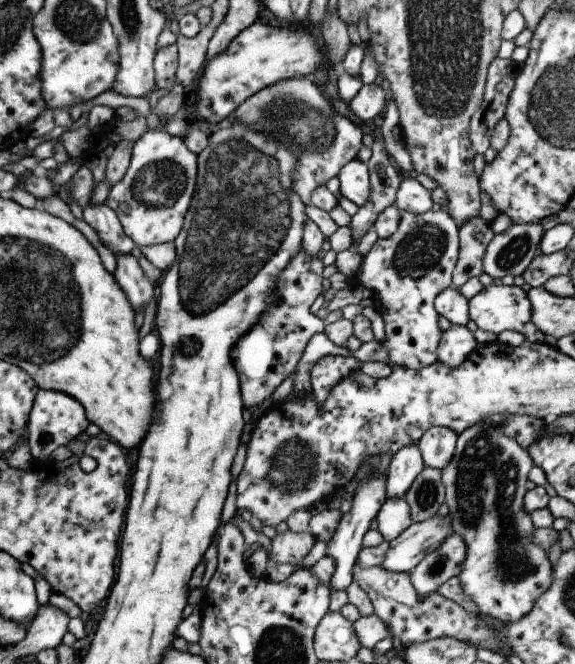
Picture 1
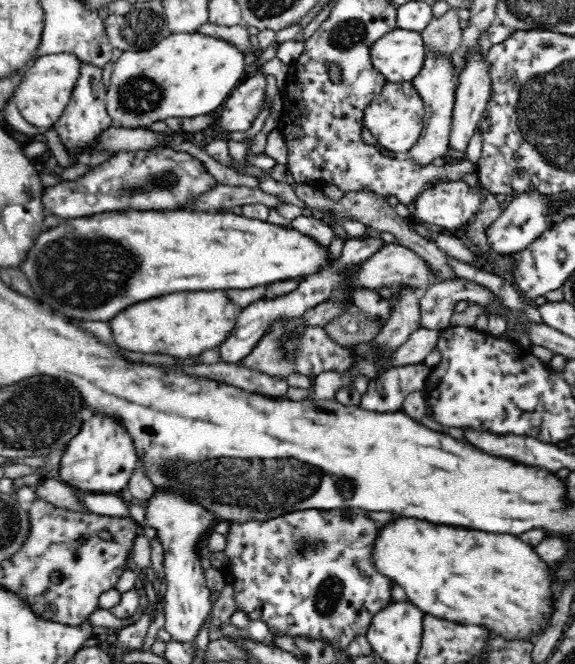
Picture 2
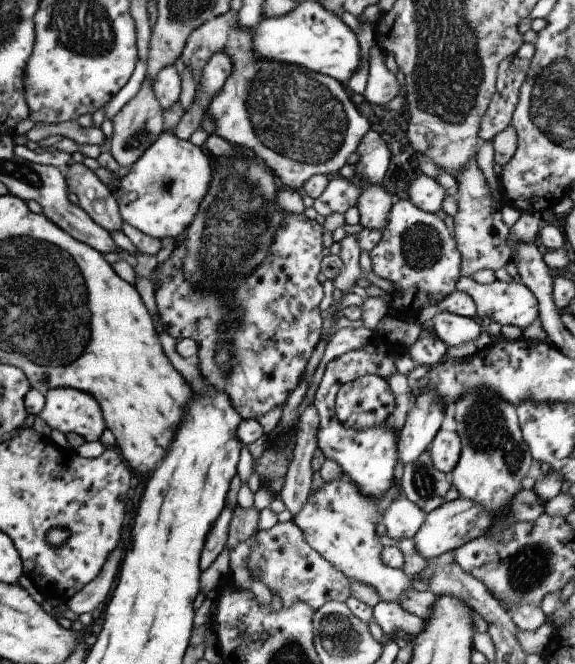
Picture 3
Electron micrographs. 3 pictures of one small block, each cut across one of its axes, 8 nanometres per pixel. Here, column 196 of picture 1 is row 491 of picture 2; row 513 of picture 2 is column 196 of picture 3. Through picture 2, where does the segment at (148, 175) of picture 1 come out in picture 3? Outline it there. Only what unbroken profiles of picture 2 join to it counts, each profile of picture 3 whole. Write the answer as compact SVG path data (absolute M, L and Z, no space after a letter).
M162 132L129 167L129 172L119 180L119 186L111 191L122 222L151 238L180 239L207 192L211 163L212 158L203 147L179 140L173 133Z

